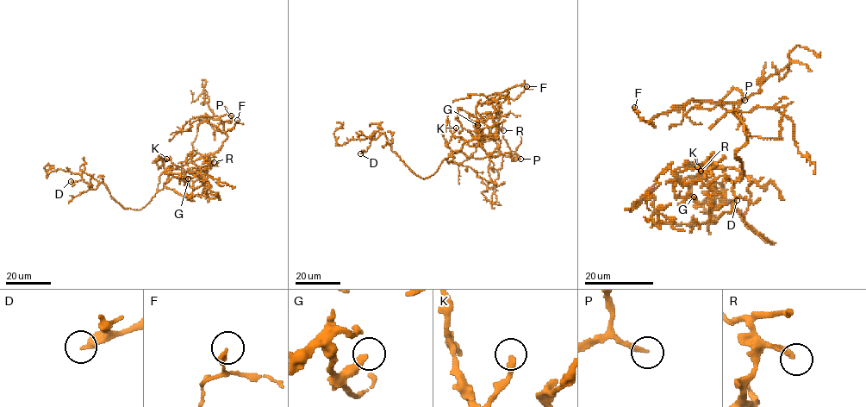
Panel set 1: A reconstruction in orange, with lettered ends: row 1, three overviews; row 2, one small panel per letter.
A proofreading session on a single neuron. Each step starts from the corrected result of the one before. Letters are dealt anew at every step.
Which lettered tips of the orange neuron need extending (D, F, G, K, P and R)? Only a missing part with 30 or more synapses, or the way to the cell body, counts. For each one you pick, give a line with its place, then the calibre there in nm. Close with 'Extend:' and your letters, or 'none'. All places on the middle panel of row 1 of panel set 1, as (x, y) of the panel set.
D: Place: (360, 153). Thickness 280 nm
P: Place: (520, 159). Thickness 200 nm
Extend: D, P

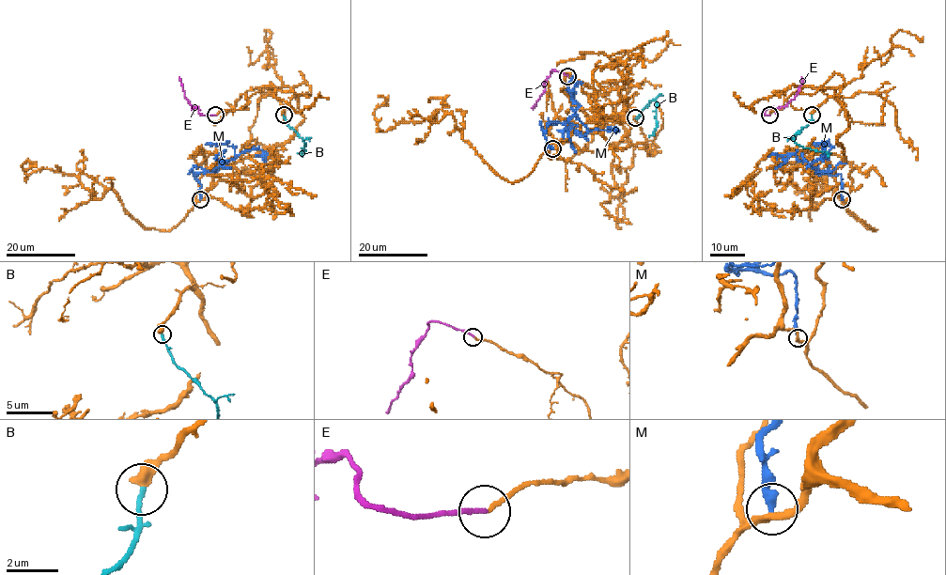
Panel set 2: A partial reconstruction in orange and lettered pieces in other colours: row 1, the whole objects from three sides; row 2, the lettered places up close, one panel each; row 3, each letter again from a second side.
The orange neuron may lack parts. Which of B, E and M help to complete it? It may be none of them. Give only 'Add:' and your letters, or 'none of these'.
Add: B, E

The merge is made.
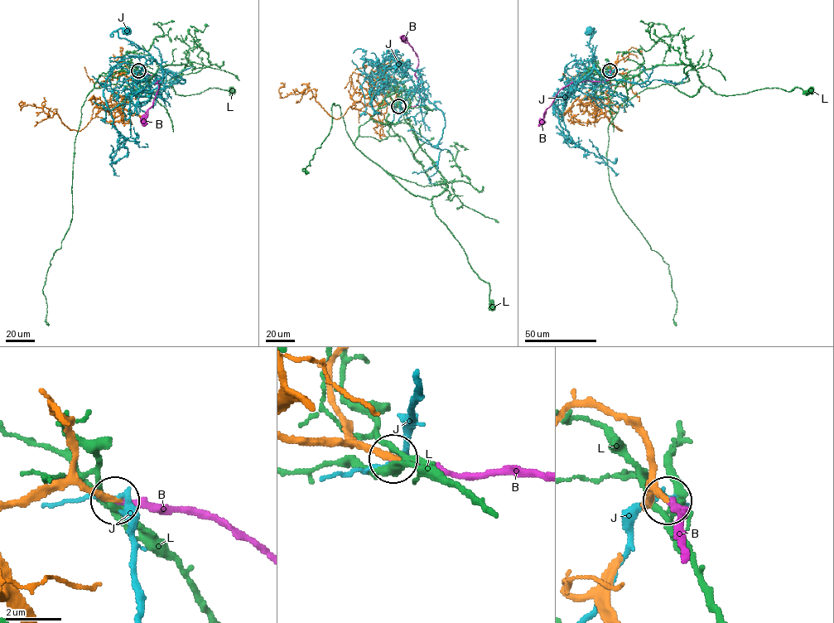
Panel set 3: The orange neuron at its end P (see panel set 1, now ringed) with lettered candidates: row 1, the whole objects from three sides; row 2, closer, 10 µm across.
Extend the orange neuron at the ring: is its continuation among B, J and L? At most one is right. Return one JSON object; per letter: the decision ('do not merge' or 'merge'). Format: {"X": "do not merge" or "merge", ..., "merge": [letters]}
{"B": "merge", "J": "do not merge", "L": "do not merge", "merge": ["B"]}

